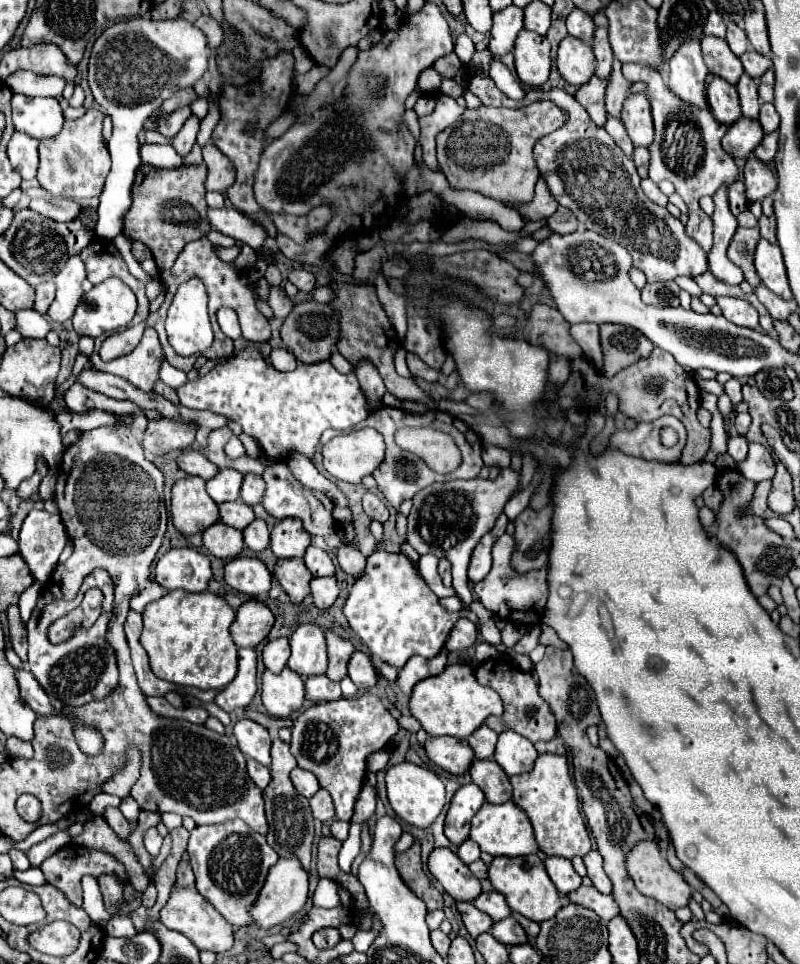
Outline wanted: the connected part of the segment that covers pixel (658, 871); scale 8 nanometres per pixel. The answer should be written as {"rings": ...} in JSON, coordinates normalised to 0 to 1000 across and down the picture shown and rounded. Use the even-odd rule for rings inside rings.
{"rings":[[[803,872],[798,874],[788,885],[785,885],[785,891],[783,891],[783,897],[785,897],[785,906],[790,910],[790,914],[795,916],[795,922],[808,928],[808,930],[815,930],[820,935],[825,935],[828,939],[833,939],[835,943],[845,945],[848,941],[858,941],[863,930],[865,930],[865,920],[855,914],[855,910],[843,904],[838,899],[838,895],[833,893],[833,889],[828,889],[820,872]]]}

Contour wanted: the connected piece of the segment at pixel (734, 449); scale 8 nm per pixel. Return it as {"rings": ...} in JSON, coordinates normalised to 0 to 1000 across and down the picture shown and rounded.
{"rings":[[[928,451],[913,453],[910,455],[910,470],[918,474],[920,480],[930,478],[933,476],[933,470],[935,470],[935,457]]]}

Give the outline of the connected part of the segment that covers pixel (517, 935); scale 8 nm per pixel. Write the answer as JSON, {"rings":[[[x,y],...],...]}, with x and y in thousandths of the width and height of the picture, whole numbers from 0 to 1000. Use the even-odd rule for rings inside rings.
{"rings":[[[633,951],[633,953],[623,955],[623,957],[618,957],[615,964],[613,964],[613,968],[615,968],[623,976],[628,976],[630,980],[635,980],[635,982],[660,976],[655,964],[650,962],[650,957],[648,957],[643,951]]]}

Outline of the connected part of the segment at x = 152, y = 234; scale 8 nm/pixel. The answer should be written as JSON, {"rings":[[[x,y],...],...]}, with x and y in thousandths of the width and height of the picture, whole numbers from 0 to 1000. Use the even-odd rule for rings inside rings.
{"rings":[[[255,169],[238,173],[228,171],[218,175],[195,175],[188,171],[178,171],[173,175],[165,194],[165,215],[155,225],[155,244],[160,248],[178,250],[190,260],[198,279],[213,279],[233,252],[263,242],[265,235],[258,225],[260,213],[255,206],[255,188]]]}

